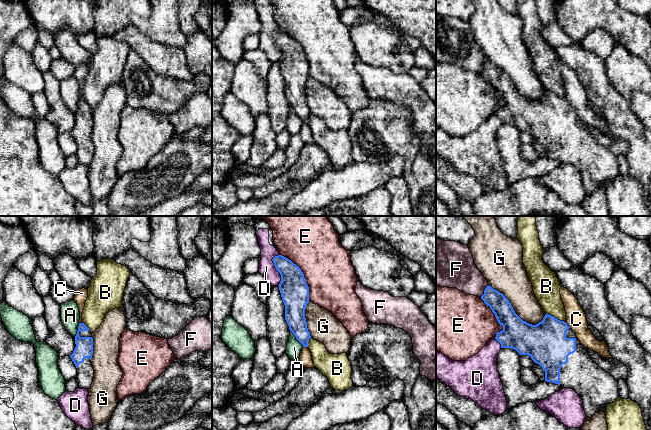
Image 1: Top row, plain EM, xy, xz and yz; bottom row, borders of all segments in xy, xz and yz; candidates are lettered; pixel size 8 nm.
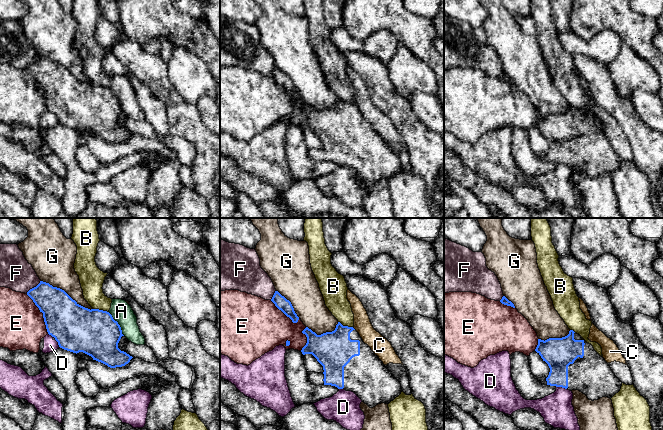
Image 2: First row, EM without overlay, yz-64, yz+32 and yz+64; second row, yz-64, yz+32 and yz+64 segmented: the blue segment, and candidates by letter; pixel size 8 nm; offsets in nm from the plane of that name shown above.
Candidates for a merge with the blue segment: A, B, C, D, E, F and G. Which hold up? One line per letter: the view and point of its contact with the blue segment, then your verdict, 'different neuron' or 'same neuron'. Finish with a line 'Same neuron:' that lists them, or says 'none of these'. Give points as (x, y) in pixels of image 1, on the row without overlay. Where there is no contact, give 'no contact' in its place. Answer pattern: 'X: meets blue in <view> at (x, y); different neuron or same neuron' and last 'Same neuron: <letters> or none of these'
A: meets blue in xz at (296, 114); different neuron
B: meets blue in yz at (554, 93); different neuron
C: meets blue in yz at (566, 100); different neuron
D: meets blue in xz at (276, 45); different neuron
E: meets blue in xz at (303, 51); different neuron
F: meets blue in yz at (484, 67); different neuron
G: meets blue in yz at (514, 88); different neuron
Same neuron: none of these

